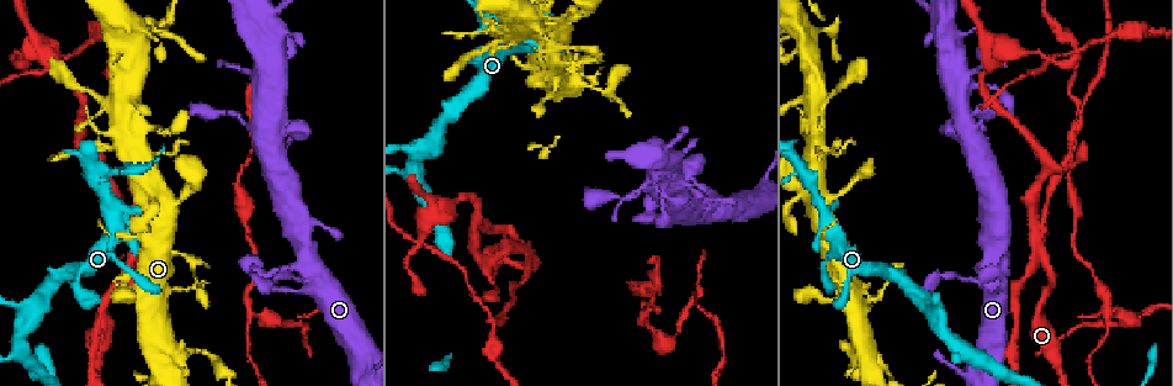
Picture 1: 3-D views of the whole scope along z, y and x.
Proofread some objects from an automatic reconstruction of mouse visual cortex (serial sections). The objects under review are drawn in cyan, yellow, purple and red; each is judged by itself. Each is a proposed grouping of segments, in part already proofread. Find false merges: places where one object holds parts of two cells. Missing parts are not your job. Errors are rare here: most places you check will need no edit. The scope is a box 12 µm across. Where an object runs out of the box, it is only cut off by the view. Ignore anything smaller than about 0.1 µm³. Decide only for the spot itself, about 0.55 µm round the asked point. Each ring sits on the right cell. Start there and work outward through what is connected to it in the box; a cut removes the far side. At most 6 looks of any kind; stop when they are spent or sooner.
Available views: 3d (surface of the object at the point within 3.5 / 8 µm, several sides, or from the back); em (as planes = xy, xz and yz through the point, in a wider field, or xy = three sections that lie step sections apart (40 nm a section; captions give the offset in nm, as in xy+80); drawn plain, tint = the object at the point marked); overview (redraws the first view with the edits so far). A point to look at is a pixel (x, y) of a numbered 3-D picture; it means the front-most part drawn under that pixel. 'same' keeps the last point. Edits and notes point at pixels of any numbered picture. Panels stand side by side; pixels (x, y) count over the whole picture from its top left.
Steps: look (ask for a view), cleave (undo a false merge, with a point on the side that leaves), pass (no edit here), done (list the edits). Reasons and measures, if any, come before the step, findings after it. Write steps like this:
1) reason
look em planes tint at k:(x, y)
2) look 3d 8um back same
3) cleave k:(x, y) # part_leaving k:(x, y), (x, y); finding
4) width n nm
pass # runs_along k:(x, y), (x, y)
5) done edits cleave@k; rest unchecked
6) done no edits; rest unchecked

branch point
look 3d 8um at 1:(529, 254)

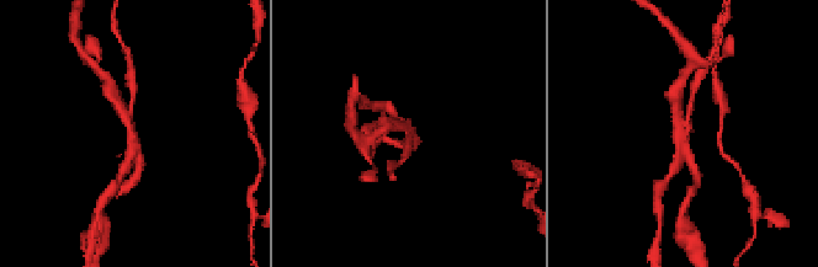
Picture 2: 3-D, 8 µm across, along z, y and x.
closer look
look 3d 3.5um at 2:(683, 132)

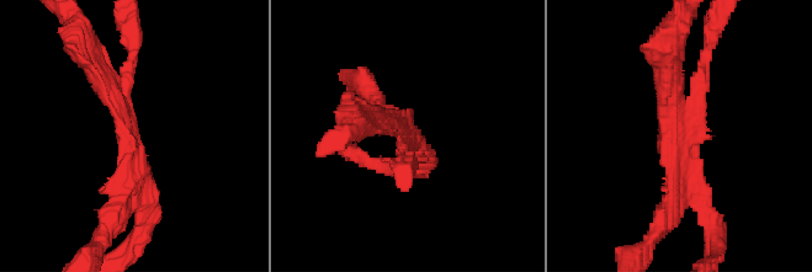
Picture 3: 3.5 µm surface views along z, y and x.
now the EM
look em xy step 2 tint at 3:(133, 135)

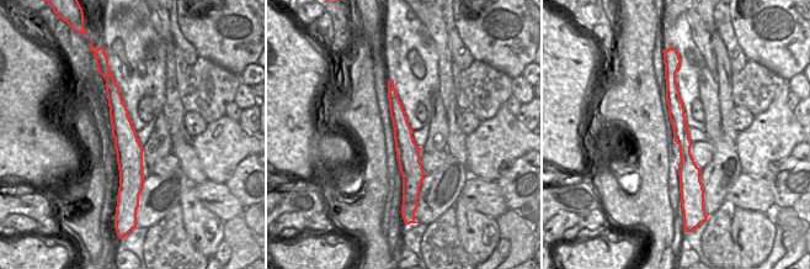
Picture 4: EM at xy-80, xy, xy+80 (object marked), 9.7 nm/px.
cleave 3:(110, 209) # part_leaving 3:(133, 147), (115, 94), (80, 41); two cells meet here

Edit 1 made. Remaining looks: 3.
redraw
look overview

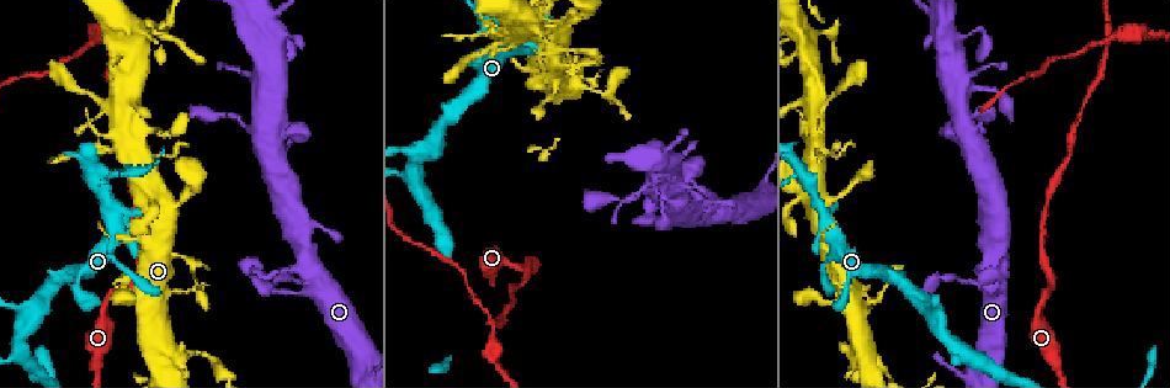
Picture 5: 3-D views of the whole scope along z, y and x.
abrupt turn
look 3d 3.5um at 5:(655, 176)

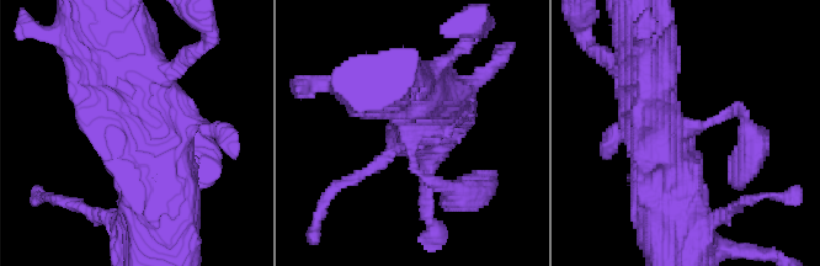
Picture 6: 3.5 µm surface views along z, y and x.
now the EM
look em planes tint at 6:(408, 126)

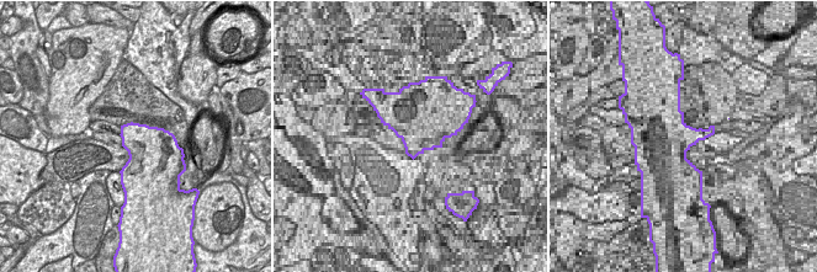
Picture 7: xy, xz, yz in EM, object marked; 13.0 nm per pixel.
pass # runs_along 6:(156, 217), (153, 120), (118, 63); continuous, no second cell

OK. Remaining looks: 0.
done edits cleave@3; rest unchecked

